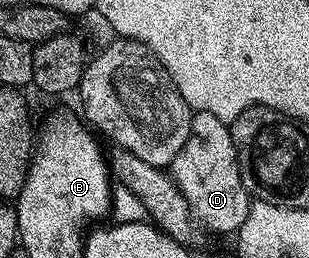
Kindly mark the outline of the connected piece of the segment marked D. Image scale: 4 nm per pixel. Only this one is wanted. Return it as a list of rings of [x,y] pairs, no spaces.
[[[210,111],[192,114],[190,135],[170,166],[170,176],[182,191],[189,210],[197,222],[216,233],[235,234],[246,223],[250,194],[242,183],[236,144],[229,122],[210,115]]]

